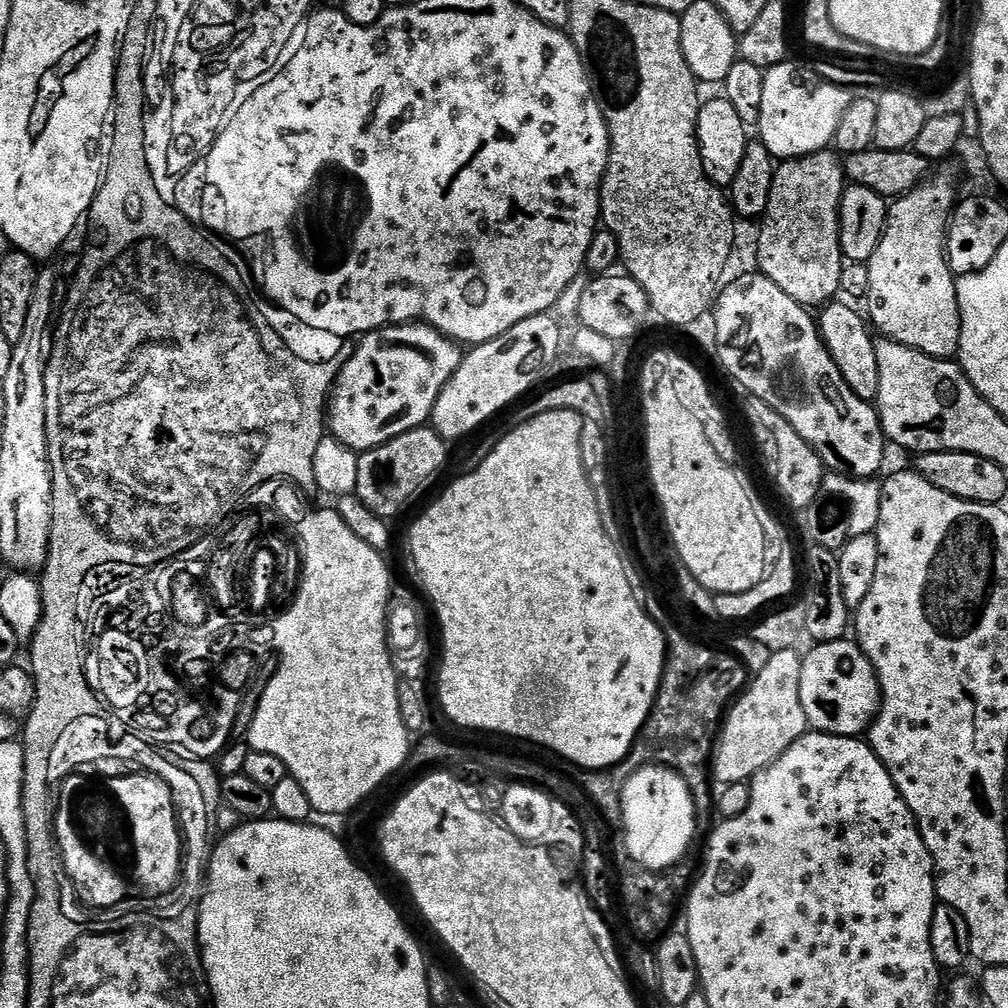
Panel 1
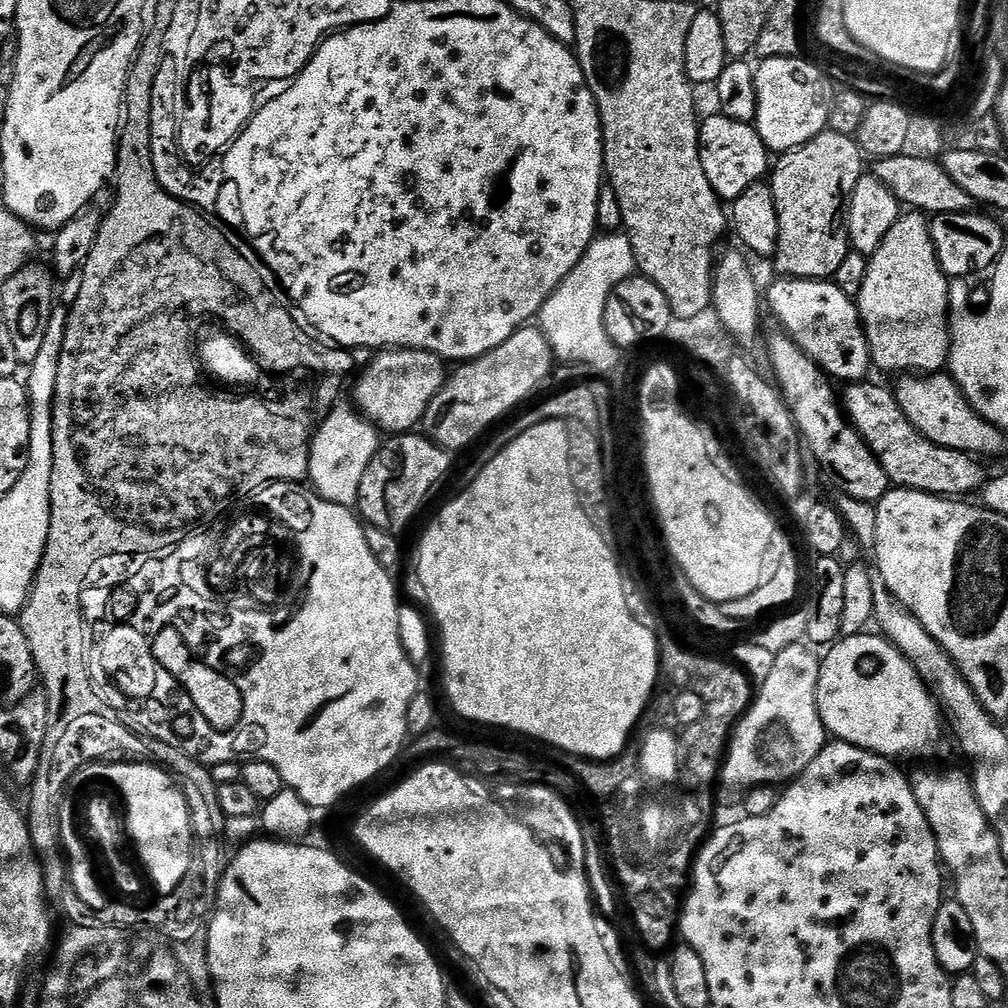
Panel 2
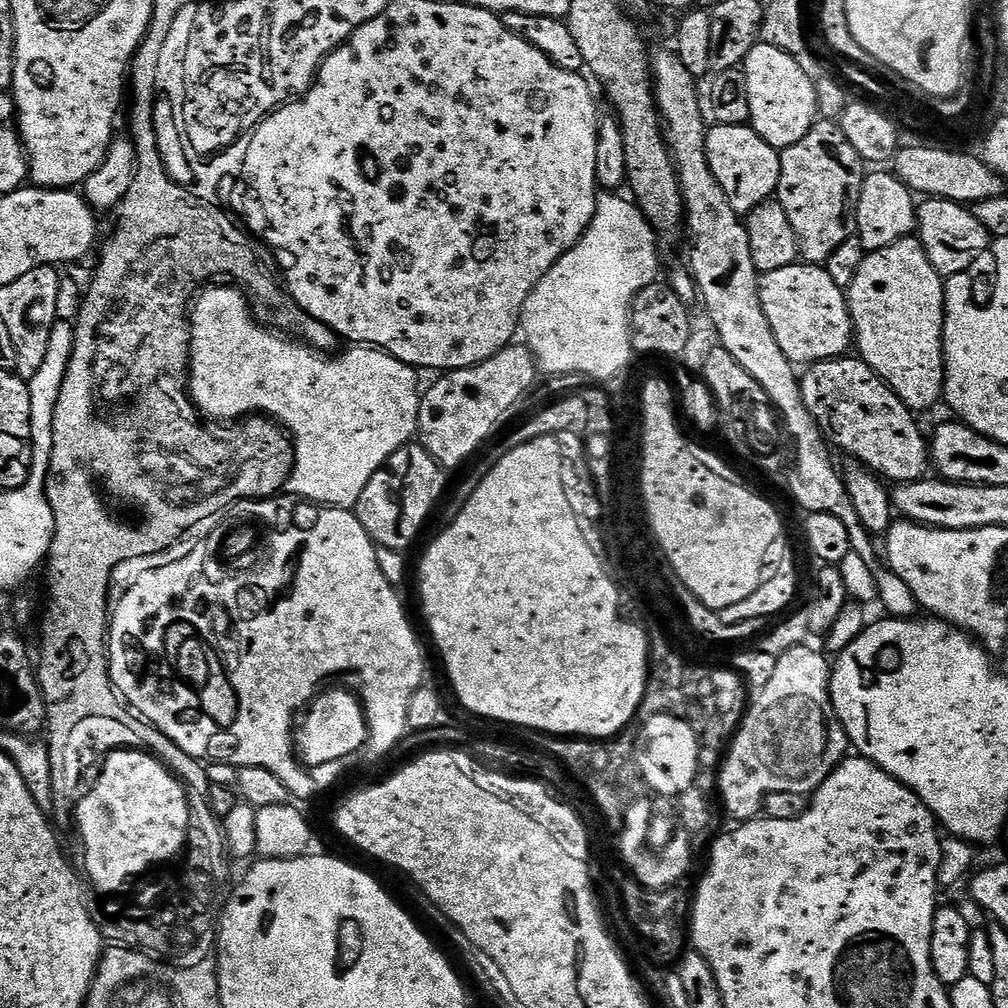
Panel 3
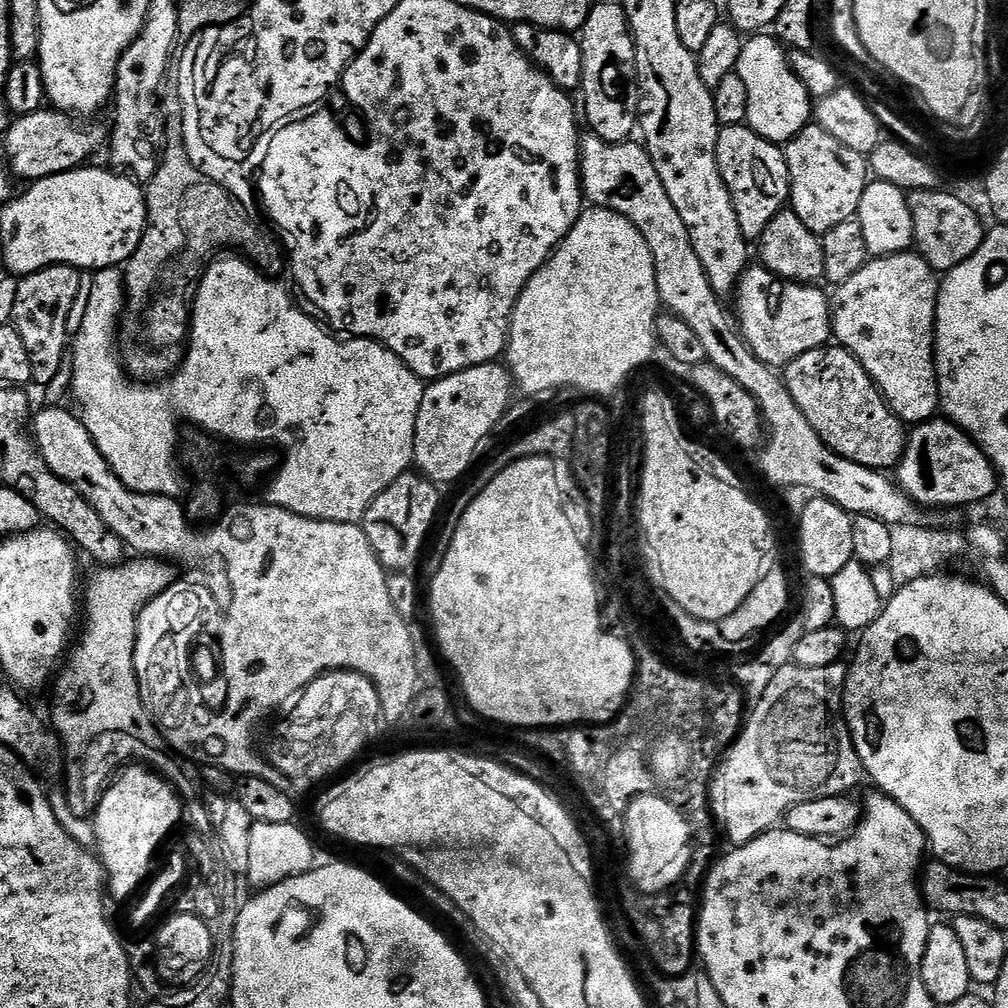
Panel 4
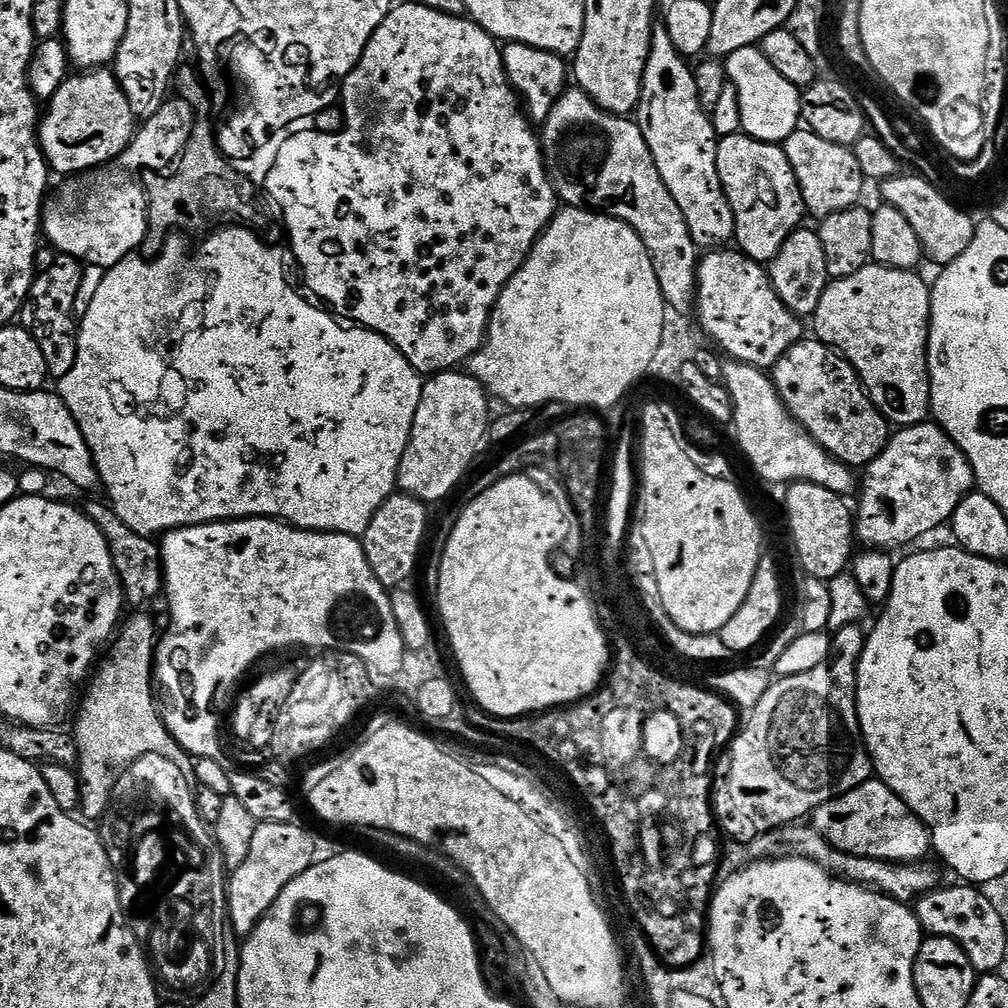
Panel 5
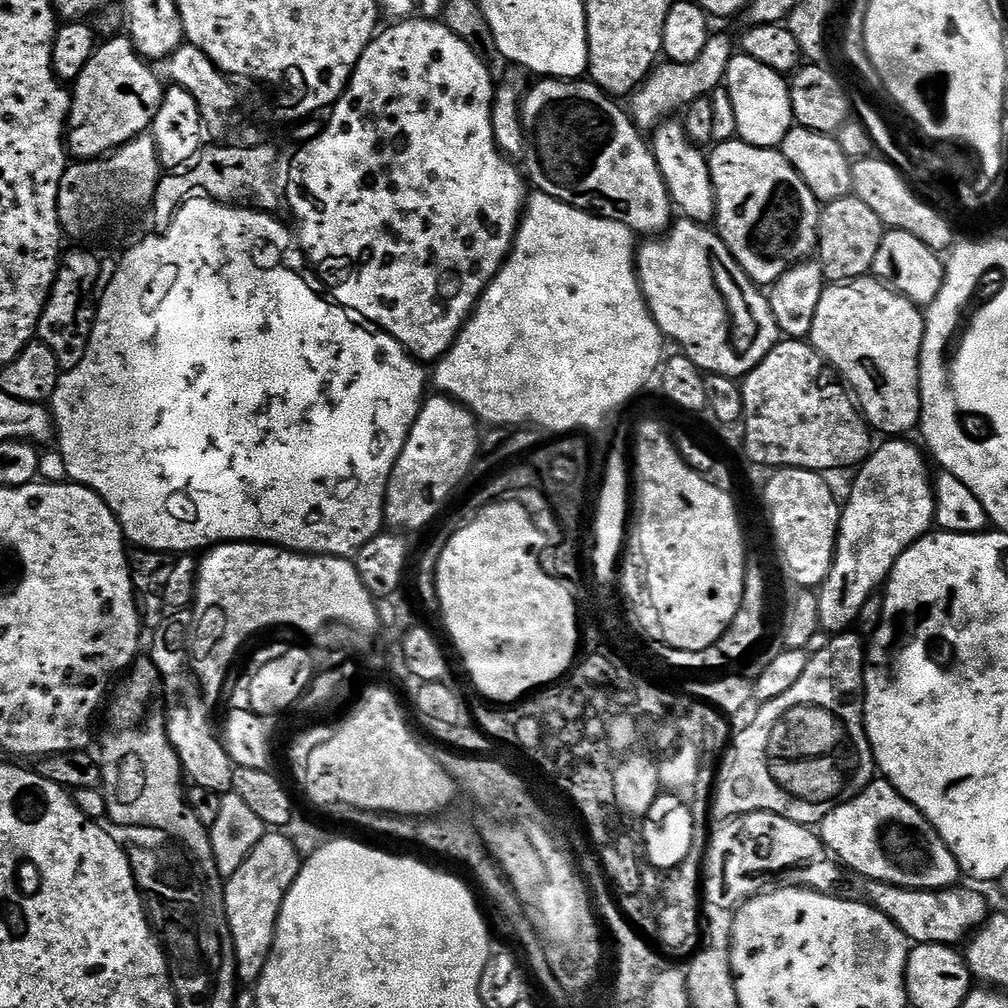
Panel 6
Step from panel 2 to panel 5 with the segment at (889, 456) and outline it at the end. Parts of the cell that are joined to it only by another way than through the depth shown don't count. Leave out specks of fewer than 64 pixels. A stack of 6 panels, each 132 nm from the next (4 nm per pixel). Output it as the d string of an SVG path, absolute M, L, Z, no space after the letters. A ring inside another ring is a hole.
M802 338L770 372L772 383L788 412L832 455L853 470L868 467L888 444L890 425L864 391L860 375L849 360L815 338Z

